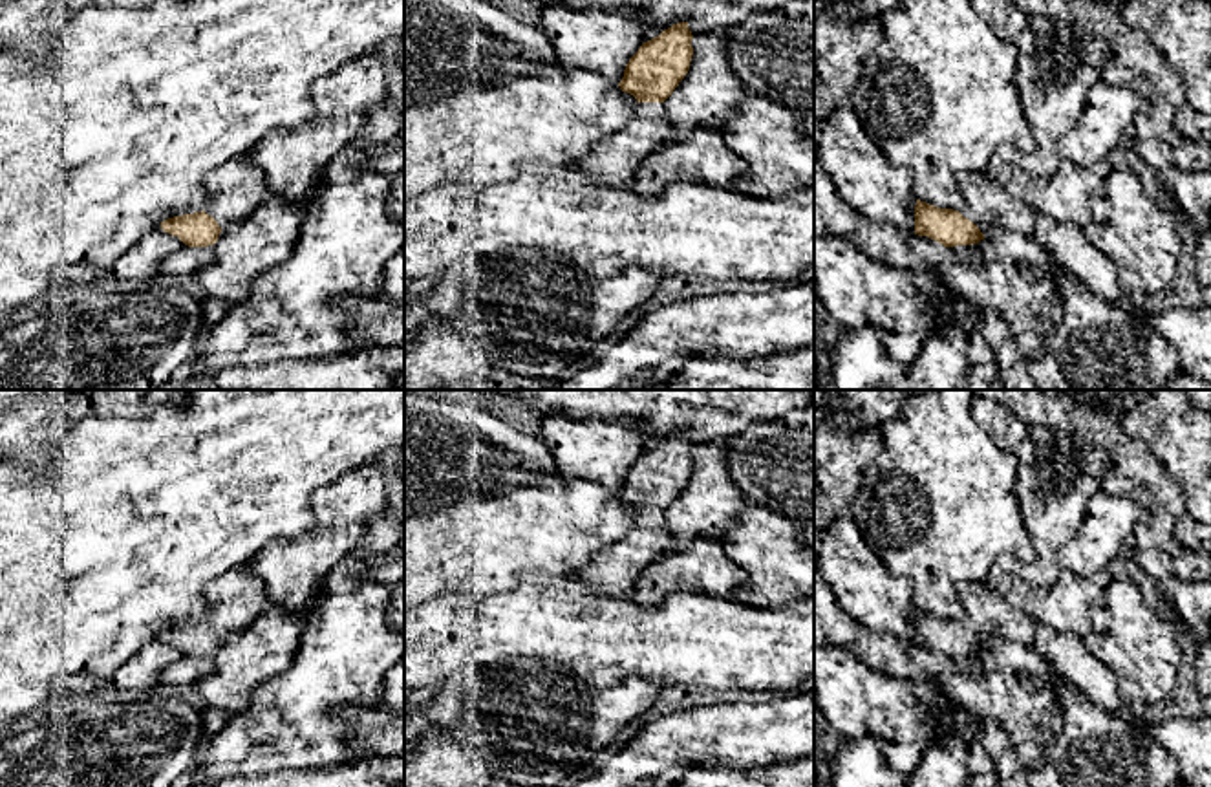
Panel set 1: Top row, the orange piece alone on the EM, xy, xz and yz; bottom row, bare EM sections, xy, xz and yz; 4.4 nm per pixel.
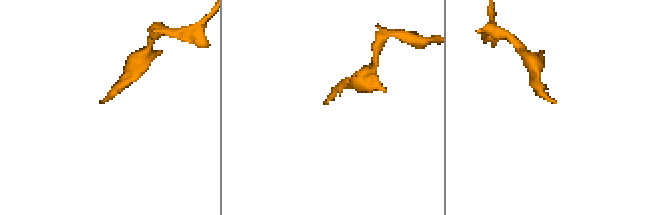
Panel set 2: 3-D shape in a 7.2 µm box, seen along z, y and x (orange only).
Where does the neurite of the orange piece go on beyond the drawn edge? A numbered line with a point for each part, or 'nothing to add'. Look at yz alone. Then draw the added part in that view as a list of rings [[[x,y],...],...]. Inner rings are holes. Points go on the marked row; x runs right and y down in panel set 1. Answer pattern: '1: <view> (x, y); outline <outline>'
1: yz (986, 202); outline [[[962,172],[957,178],[962,207],[959,212],[986,236],[991,227],[1035,234],[1039,212],[1012,194],[995,172]]]

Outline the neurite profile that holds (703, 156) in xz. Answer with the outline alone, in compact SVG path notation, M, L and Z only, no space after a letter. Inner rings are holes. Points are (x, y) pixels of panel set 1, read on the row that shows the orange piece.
M697 126L684 139L671 139L648 156L631 189L644 198L682 181L730 189L746 172L748 163L723 139L721 130Z

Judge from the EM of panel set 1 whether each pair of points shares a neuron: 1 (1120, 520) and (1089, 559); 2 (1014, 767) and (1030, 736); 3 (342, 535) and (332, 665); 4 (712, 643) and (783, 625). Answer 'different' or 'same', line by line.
1: same
2: different
3: different
4: same

